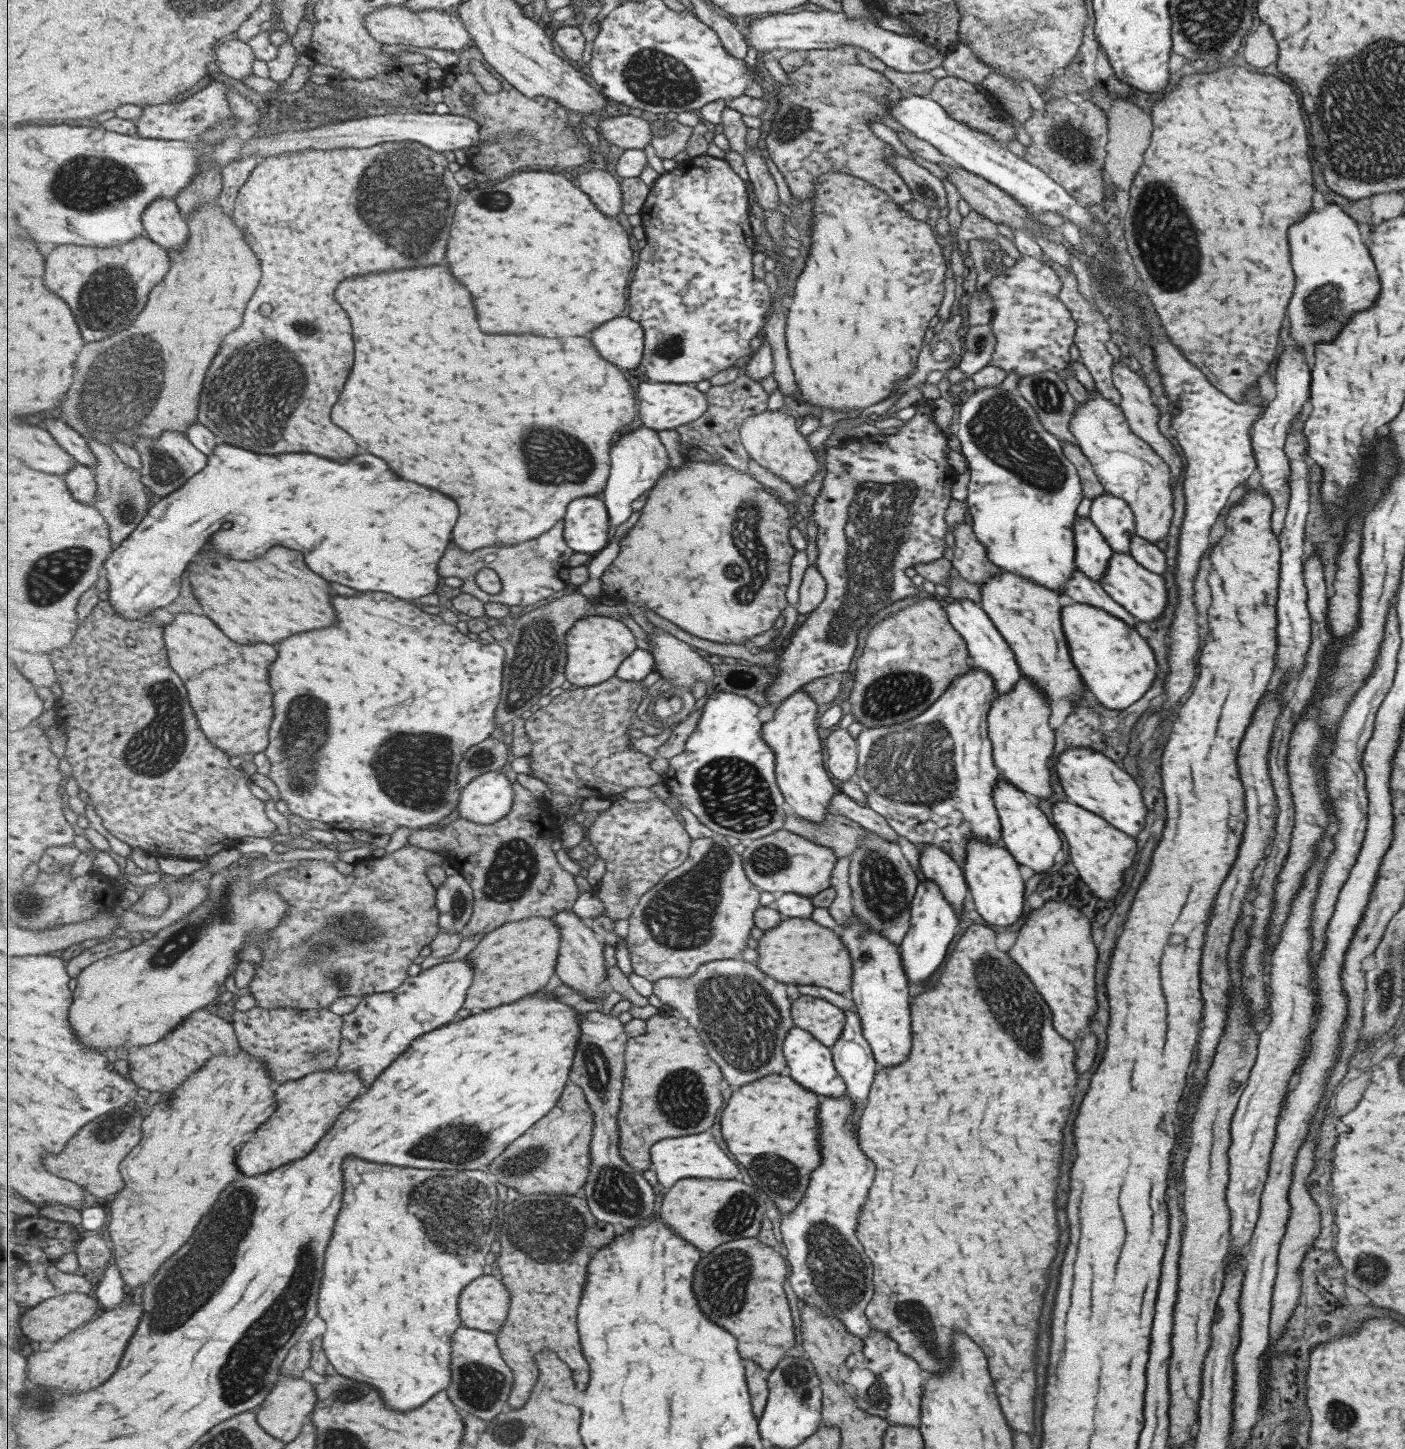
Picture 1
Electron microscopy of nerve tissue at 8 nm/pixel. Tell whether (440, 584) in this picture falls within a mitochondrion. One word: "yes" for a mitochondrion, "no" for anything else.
no

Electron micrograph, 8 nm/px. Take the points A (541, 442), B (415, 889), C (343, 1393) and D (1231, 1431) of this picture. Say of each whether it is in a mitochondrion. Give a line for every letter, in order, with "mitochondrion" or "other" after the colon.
A: mitochondrion
B: other
C: mitochondrion
D: other

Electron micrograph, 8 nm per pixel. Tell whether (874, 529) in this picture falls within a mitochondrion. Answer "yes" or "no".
yes

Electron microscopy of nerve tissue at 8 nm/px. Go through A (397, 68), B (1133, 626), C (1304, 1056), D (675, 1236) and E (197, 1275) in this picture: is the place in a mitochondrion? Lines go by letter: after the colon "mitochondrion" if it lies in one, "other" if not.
A: other
B: other
C: other
D: other
E: mitochondrion

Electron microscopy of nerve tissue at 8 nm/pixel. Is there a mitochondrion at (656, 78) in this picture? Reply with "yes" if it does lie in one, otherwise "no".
yes

